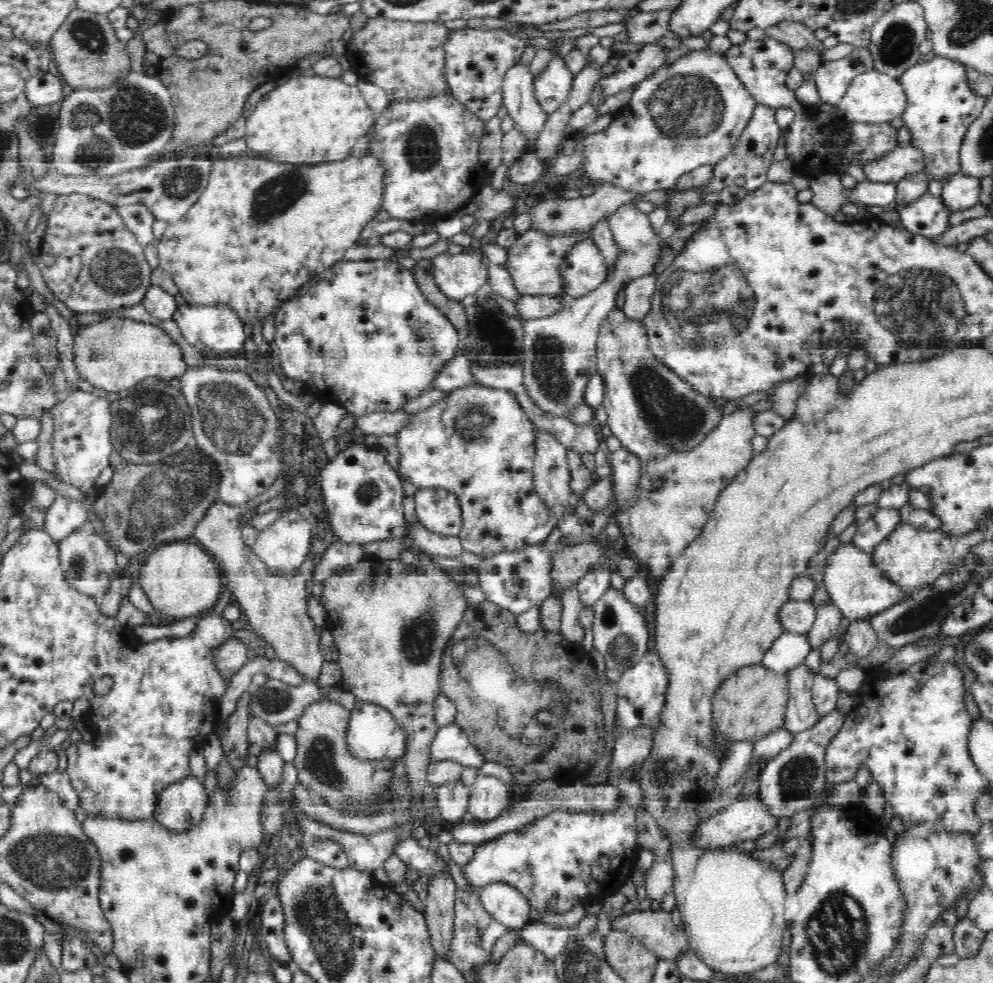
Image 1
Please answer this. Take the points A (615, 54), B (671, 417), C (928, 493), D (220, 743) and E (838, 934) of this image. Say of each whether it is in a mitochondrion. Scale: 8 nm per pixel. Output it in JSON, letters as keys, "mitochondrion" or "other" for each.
{"A":"other","B":"mitochondrion","C":"other","D":"other","E":"mitochondrion"}

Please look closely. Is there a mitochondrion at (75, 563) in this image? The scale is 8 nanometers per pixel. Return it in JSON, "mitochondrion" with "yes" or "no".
{"mitochondrion":"yes"}

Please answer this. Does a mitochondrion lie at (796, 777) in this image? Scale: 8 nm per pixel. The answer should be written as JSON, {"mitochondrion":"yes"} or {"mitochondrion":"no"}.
{"mitochondrion":"yes"}

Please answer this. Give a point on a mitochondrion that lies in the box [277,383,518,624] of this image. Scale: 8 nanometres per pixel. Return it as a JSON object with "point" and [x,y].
{"point":[471,418]}

